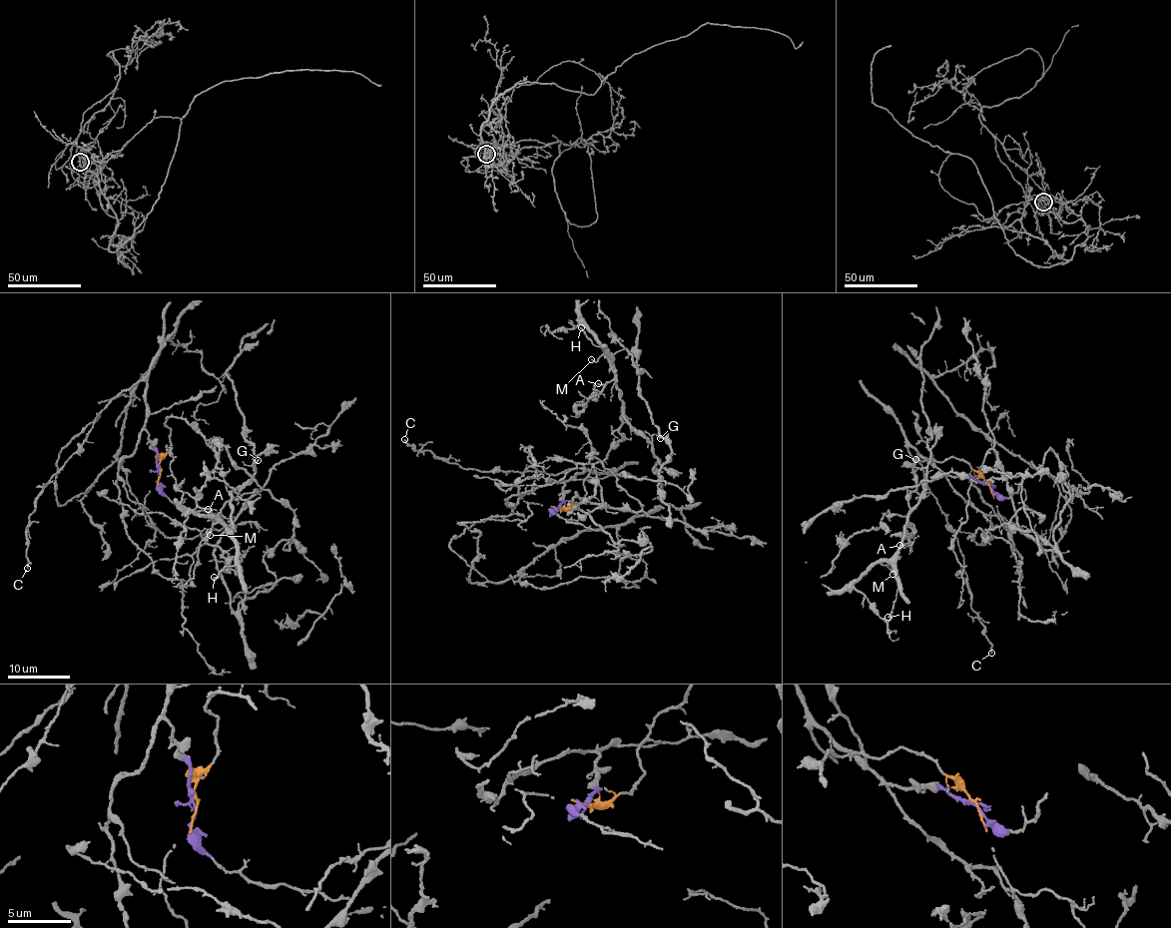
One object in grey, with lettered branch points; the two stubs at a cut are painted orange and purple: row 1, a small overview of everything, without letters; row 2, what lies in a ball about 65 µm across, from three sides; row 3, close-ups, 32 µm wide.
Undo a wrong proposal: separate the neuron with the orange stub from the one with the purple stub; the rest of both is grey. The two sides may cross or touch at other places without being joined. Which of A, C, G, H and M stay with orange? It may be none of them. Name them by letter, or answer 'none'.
A, G, H, M

